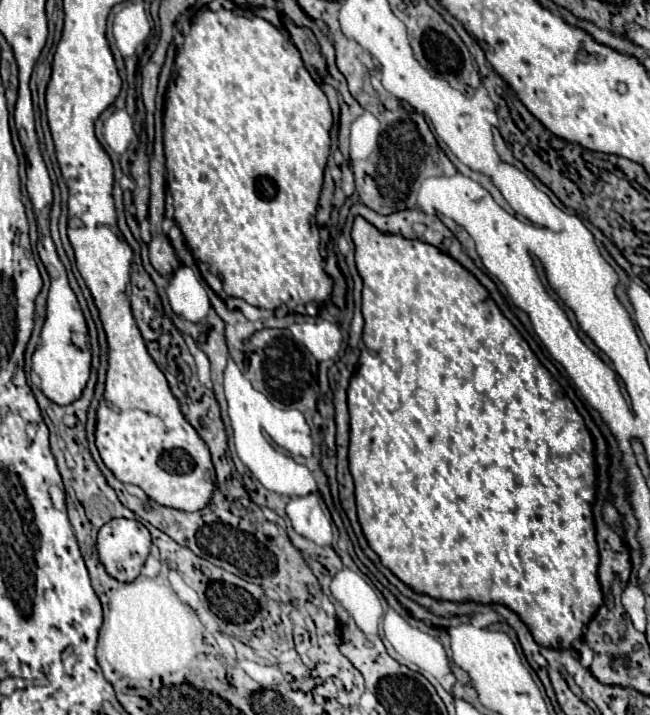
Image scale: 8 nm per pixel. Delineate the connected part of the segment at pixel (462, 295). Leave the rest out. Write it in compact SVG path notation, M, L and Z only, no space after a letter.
M360 215L354 219L352 239L356 245L356 267L364 281L362 315L364 315L364 347L360 353L360 369L348 387L350 409L350 473L356 485L358 521L368 539L368 545L378 553L400 581L418 593L448 601L478 601L504 603L520 615L534 639L544 647L566 649L582 635L584 625L592 619L602 603L598 581L598 547L592 501L596 499L596 445L584 425L574 403L564 395L564 389L550 371L536 359L530 345L518 329L502 315L488 289L456 259L444 255L438 247L420 243L420 239L404 239L388 235L372 227Z

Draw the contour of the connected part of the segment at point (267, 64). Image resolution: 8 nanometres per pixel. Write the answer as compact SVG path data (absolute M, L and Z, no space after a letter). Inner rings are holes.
M204 9L200 13L200 17L192 25L190 33L184 37L184 43L176 55L172 79L168 85L168 103L164 112L165 179L168 191L172 193L174 199L174 209L176 209L174 219L182 229L194 259L210 265L210 271L220 277L224 291L230 297L240 297L260 309L276 309L282 303L288 303L288 307L292 309L298 303L326 301L332 295L334 279L324 271L320 257L320 235L316 225L316 205L322 189L324 167L330 153L330 127L332 127L332 111L328 99L324 91L310 77L298 47L286 33L280 33L272 23L268 23L262 17L236 15L230 9L220 9L220 11Z

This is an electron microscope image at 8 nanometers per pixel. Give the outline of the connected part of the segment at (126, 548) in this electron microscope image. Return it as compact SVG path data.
M116 519L118 529L110 529L110 521L98 531L98 555L106 571L118 581L134 581L150 553L150 531L134 519Z

